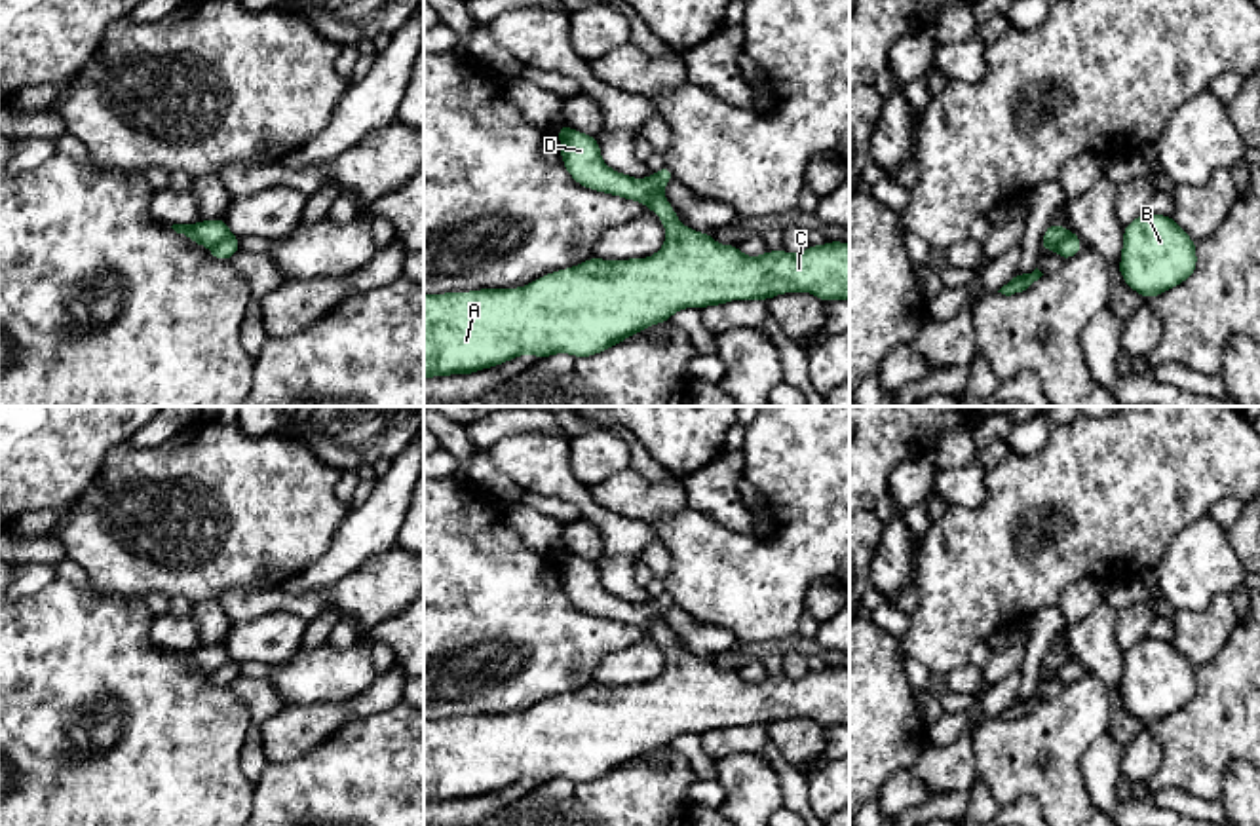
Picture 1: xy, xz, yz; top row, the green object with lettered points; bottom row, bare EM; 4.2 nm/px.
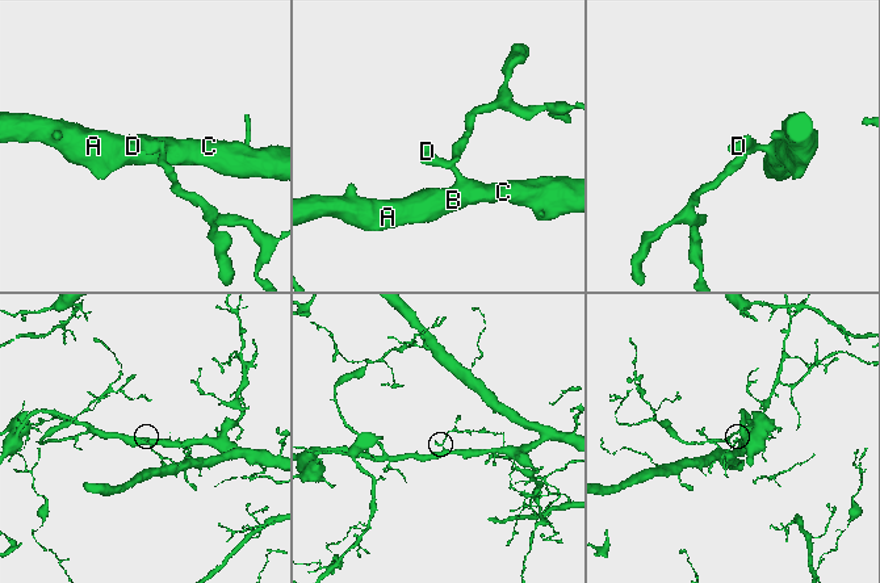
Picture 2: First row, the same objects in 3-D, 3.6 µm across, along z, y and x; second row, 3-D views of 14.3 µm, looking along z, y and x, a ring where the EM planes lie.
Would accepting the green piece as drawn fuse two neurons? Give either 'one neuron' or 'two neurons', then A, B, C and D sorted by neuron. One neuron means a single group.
two neurons; A B C / D

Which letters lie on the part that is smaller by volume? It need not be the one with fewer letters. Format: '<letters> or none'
D

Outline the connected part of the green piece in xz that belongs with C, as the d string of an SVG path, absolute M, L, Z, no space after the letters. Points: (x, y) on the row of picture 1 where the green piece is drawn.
M659 192L646 199L665 232L663 247L648 258L589 258L551 272L519 289L479 289L468 292L424 294L424 380L475 374L525 353L547 359L568 353L580 359L665 323L684 308L722 306L730 300L770 300L787 292L811 292L823 302L850 300L850 245L829 241L804 253L785 249L747 256L737 245L720 245L709 232L686 228Z

